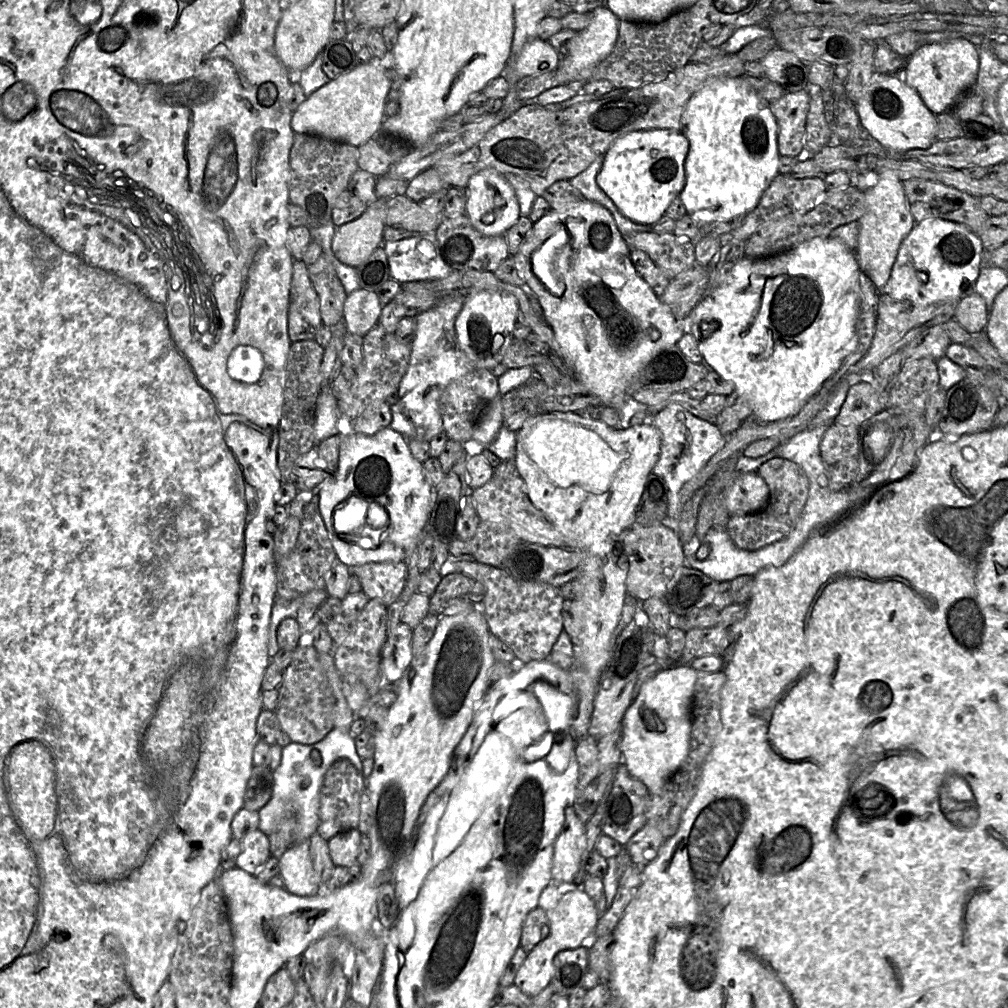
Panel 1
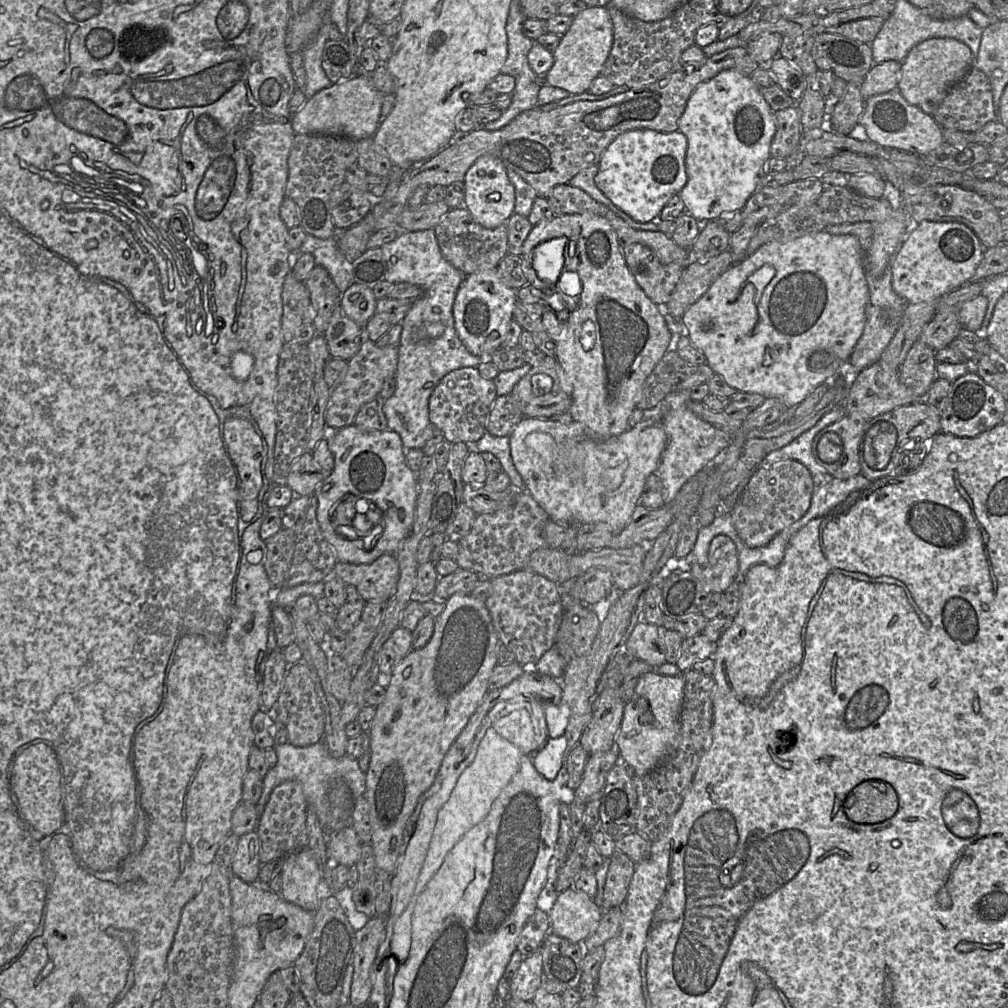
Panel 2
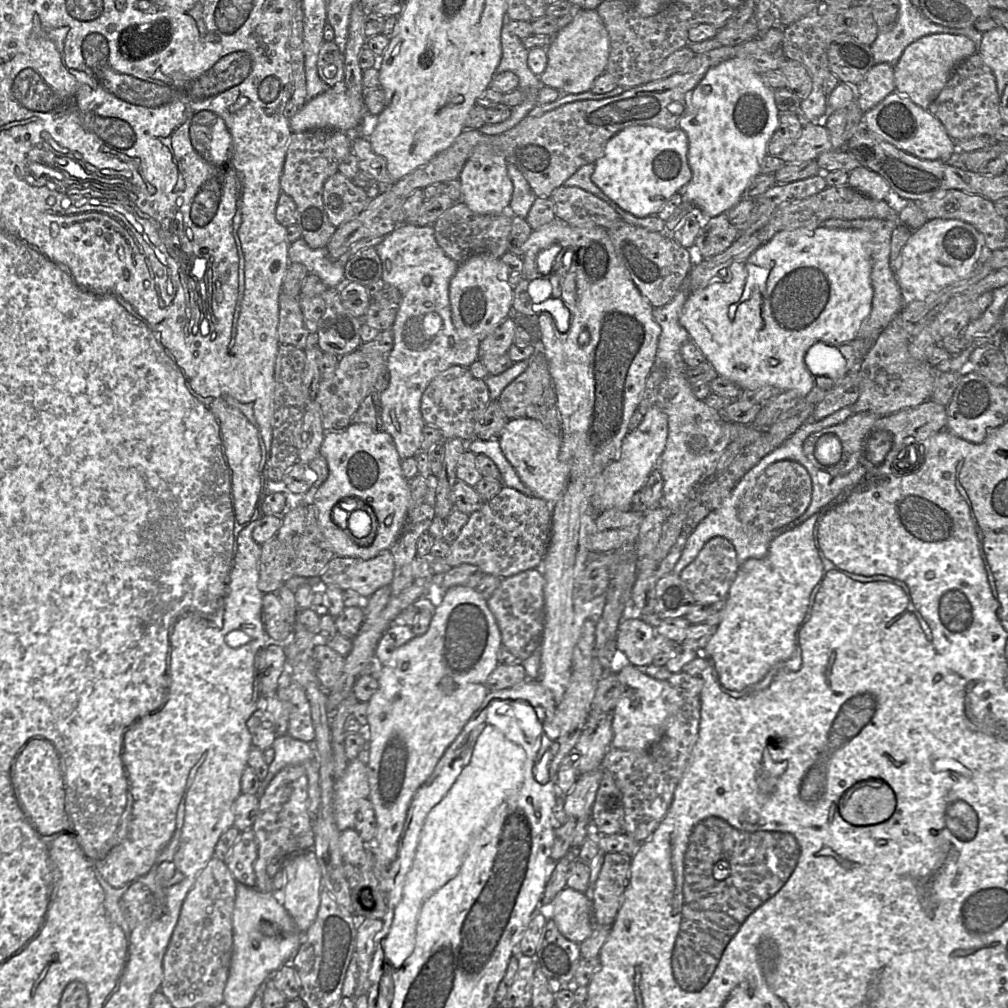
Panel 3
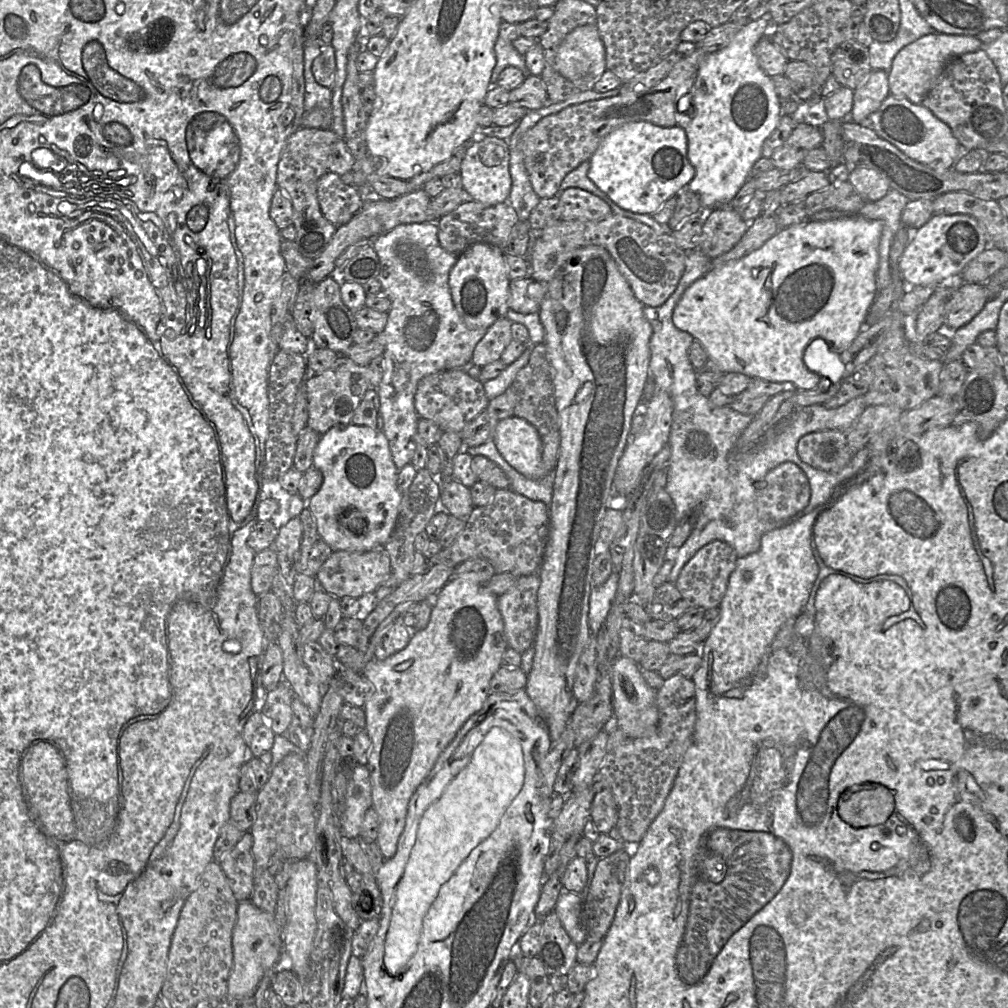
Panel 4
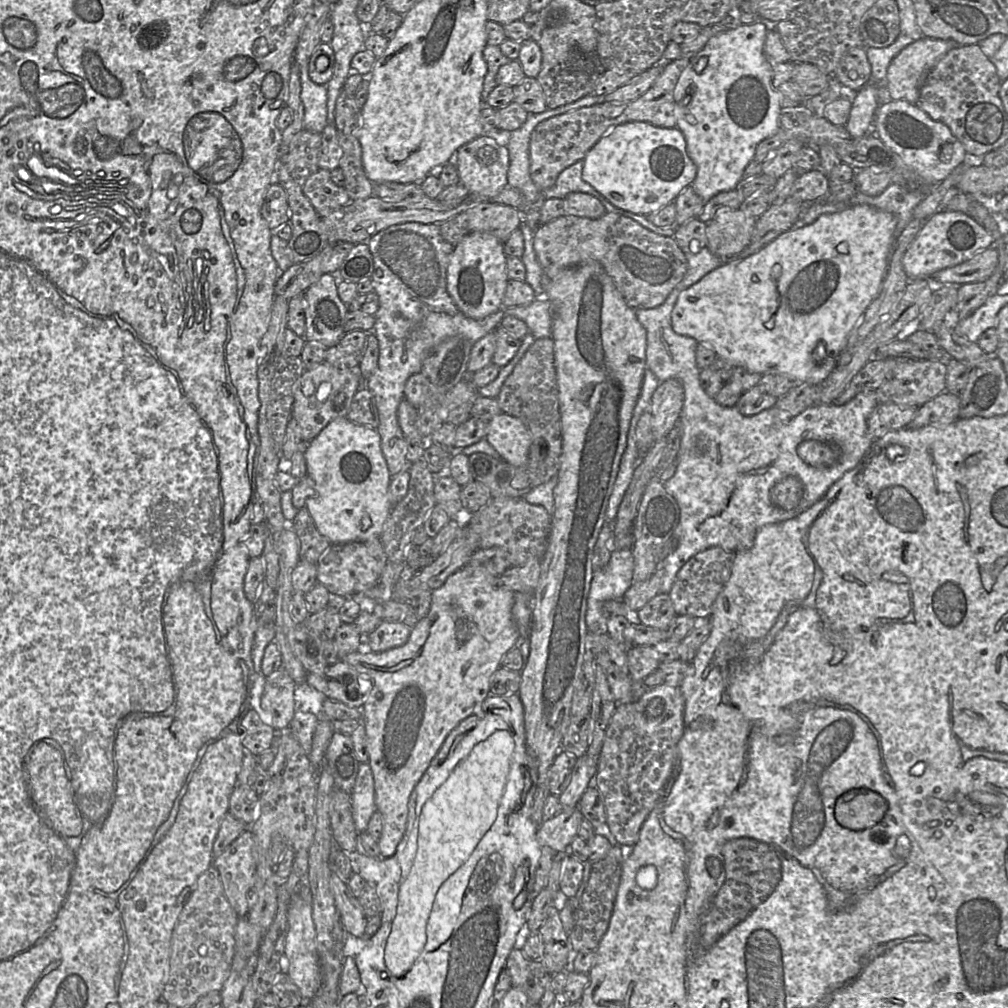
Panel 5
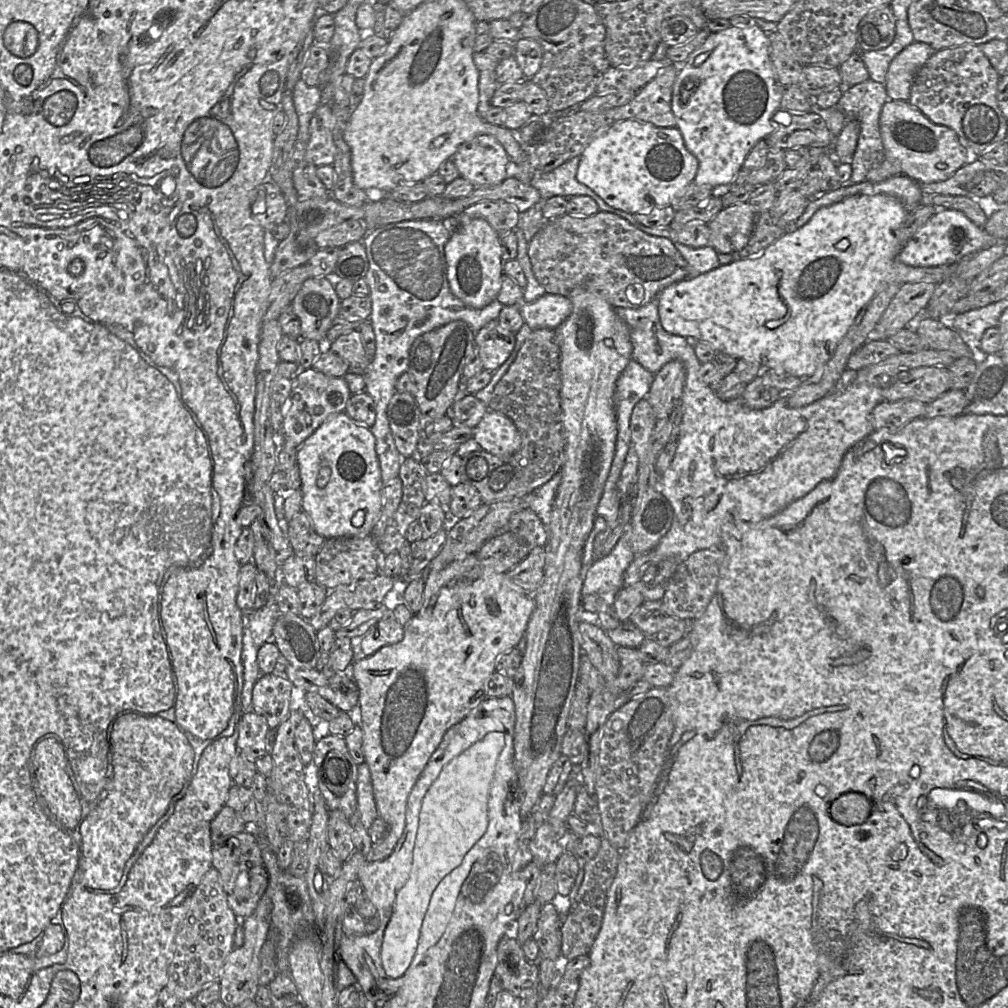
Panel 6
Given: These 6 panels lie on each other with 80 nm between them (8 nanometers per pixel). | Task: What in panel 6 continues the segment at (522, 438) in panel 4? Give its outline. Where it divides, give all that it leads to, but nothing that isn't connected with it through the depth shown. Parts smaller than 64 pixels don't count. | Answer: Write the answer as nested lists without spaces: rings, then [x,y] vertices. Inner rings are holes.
[[[488,411],[474,428],[473,439],[481,446],[481,450],[498,457],[511,456],[521,446],[521,436],[513,421],[493,411]]]

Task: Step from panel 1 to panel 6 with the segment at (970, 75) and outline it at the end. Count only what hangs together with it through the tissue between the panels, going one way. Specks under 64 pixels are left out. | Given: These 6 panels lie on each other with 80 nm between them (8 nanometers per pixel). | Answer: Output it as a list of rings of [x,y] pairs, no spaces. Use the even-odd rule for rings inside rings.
[[[914,41],[894,57],[885,81],[888,100],[908,101],[917,72],[934,52],[930,45]]]

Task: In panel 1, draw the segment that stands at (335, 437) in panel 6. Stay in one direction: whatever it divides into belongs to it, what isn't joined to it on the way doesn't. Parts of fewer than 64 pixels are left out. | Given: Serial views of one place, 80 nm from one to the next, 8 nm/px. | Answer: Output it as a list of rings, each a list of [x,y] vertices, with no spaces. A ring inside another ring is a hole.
[[[390,427],[384,428],[373,435],[356,434],[348,432],[343,435],[340,444],[339,460],[335,475],[317,487],[319,495],[319,508],[329,538],[336,552],[337,559],[348,567],[364,565],[367,563],[399,562],[405,561],[409,555],[417,550],[418,544],[428,535],[425,526],[428,522],[435,501],[435,490],[426,481],[423,473],[423,464],[417,461],[411,454],[408,439],[401,433]],[[349,497],[361,498],[370,504],[370,509],[375,508],[382,512],[382,531],[376,536],[375,542],[368,541],[370,549],[365,549],[361,543],[368,537],[359,535],[358,532],[337,532],[333,526],[333,513],[337,506],[344,503]]]

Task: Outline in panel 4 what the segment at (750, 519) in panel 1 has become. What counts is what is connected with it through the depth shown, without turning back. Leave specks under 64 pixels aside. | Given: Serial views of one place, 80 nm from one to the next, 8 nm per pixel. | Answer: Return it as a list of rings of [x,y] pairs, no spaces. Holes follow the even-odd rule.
[[[786,461],[771,469],[756,485],[756,509],[761,519],[781,521],[803,511],[810,495],[804,471],[797,464]]]

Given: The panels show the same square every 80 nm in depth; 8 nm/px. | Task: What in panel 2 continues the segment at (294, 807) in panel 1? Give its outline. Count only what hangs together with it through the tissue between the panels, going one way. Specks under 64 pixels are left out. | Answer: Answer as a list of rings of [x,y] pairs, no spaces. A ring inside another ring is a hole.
[[[323,740],[304,747],[294,746],[288,742],[277,744],[274,748],[278,759],[276,765],[270,768],[264,776],[262,794],[257,803],[259,816],[272,790],[288,780],[295,780],[301,784],[308,806],[315,810],[319,823],[323,825],[326,825],[327,814],[330,811],[329,791],[332,780],[344,779],[355,799],[366,791],[366,774],[360,769],[358,759],[348,754],[341,758],[334,758]]]

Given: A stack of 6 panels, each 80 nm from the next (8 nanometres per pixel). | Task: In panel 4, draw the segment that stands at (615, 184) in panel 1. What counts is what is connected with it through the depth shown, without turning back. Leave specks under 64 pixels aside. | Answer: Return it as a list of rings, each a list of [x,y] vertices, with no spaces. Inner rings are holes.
[[[644,121],[624,124],[601,141],[589,159],[588,177],[620,208],[652,215],[694,178],[687,148],[686,133],[678,125],[663,128]]]

